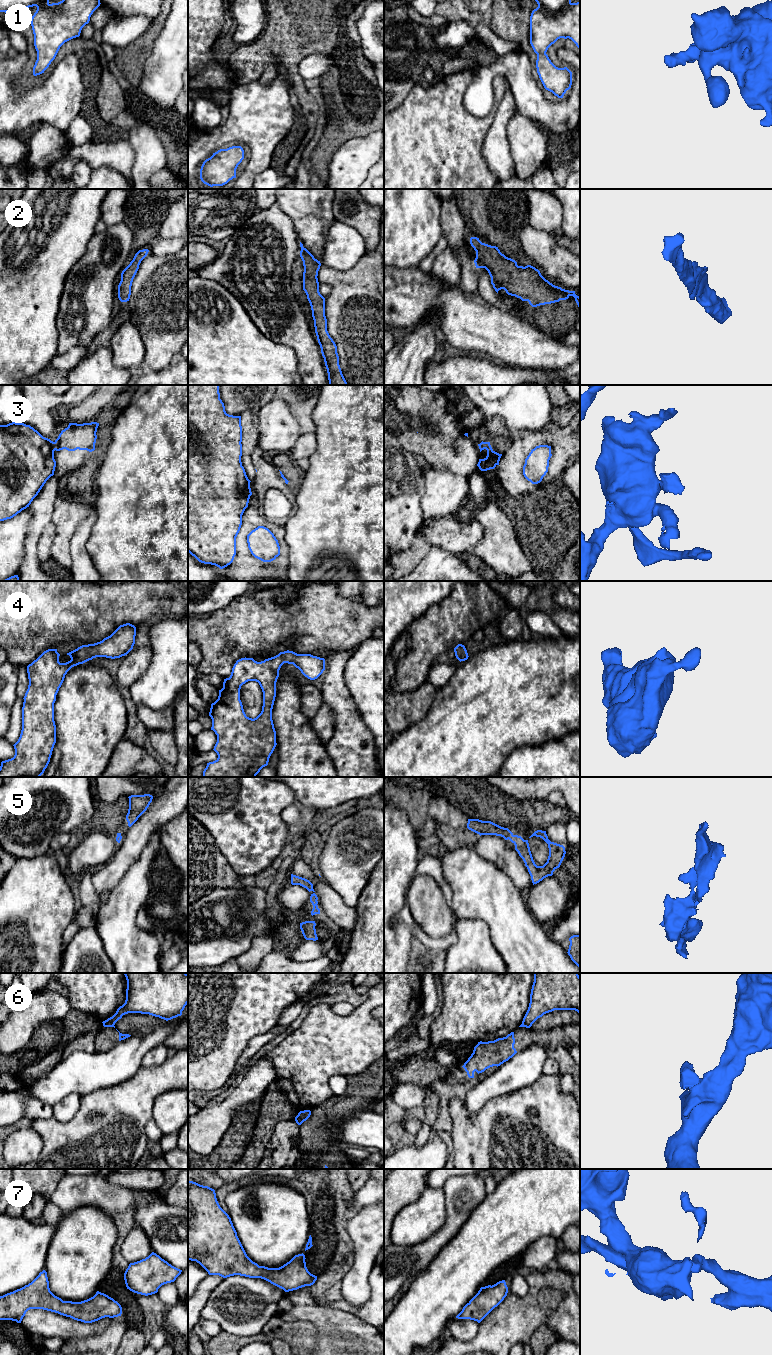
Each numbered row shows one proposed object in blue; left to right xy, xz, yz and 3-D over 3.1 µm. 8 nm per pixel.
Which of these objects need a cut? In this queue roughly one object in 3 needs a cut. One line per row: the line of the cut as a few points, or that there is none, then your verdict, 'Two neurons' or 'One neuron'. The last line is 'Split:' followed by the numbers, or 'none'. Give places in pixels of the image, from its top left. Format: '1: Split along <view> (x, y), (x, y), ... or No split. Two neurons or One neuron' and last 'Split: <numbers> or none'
1: No split. One neuron
2: No split. One neuron
3: Split along xy (53, 442), (54, 450). Two neurons
4: No split. One neuron
5: No split. One neuron
6: Split along xy (113, 1025), (106, 1026). Two neurons
7: No split. One neuron
Split: 3, 6

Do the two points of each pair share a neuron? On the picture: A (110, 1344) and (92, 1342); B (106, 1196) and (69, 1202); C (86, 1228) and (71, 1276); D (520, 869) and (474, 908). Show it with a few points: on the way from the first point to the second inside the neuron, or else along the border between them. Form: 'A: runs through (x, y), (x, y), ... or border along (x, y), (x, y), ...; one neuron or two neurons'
A: runs through (106, 1343), (96, 1343); one neuron
B: runs through (97, 1196), (78, 1196); one neuron
C: runs through (84, 1240), (83, 1254), (76, 1264); one neuron
D: border along (493, 861), (521, 892); two neurons

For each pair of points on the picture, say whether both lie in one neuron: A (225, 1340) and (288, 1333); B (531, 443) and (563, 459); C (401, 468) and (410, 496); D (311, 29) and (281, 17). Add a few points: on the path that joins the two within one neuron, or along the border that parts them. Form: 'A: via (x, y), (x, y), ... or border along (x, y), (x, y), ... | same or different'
A: via (241, 1340), (258, 1338), (272, 1333) | same
B: via (541, 439), (550, 439), (559, 449) | same
C: via (401, 475), (401, 487), (403, 489) | same
D: via (304, 22), (299, 17), (288, 17) | same

